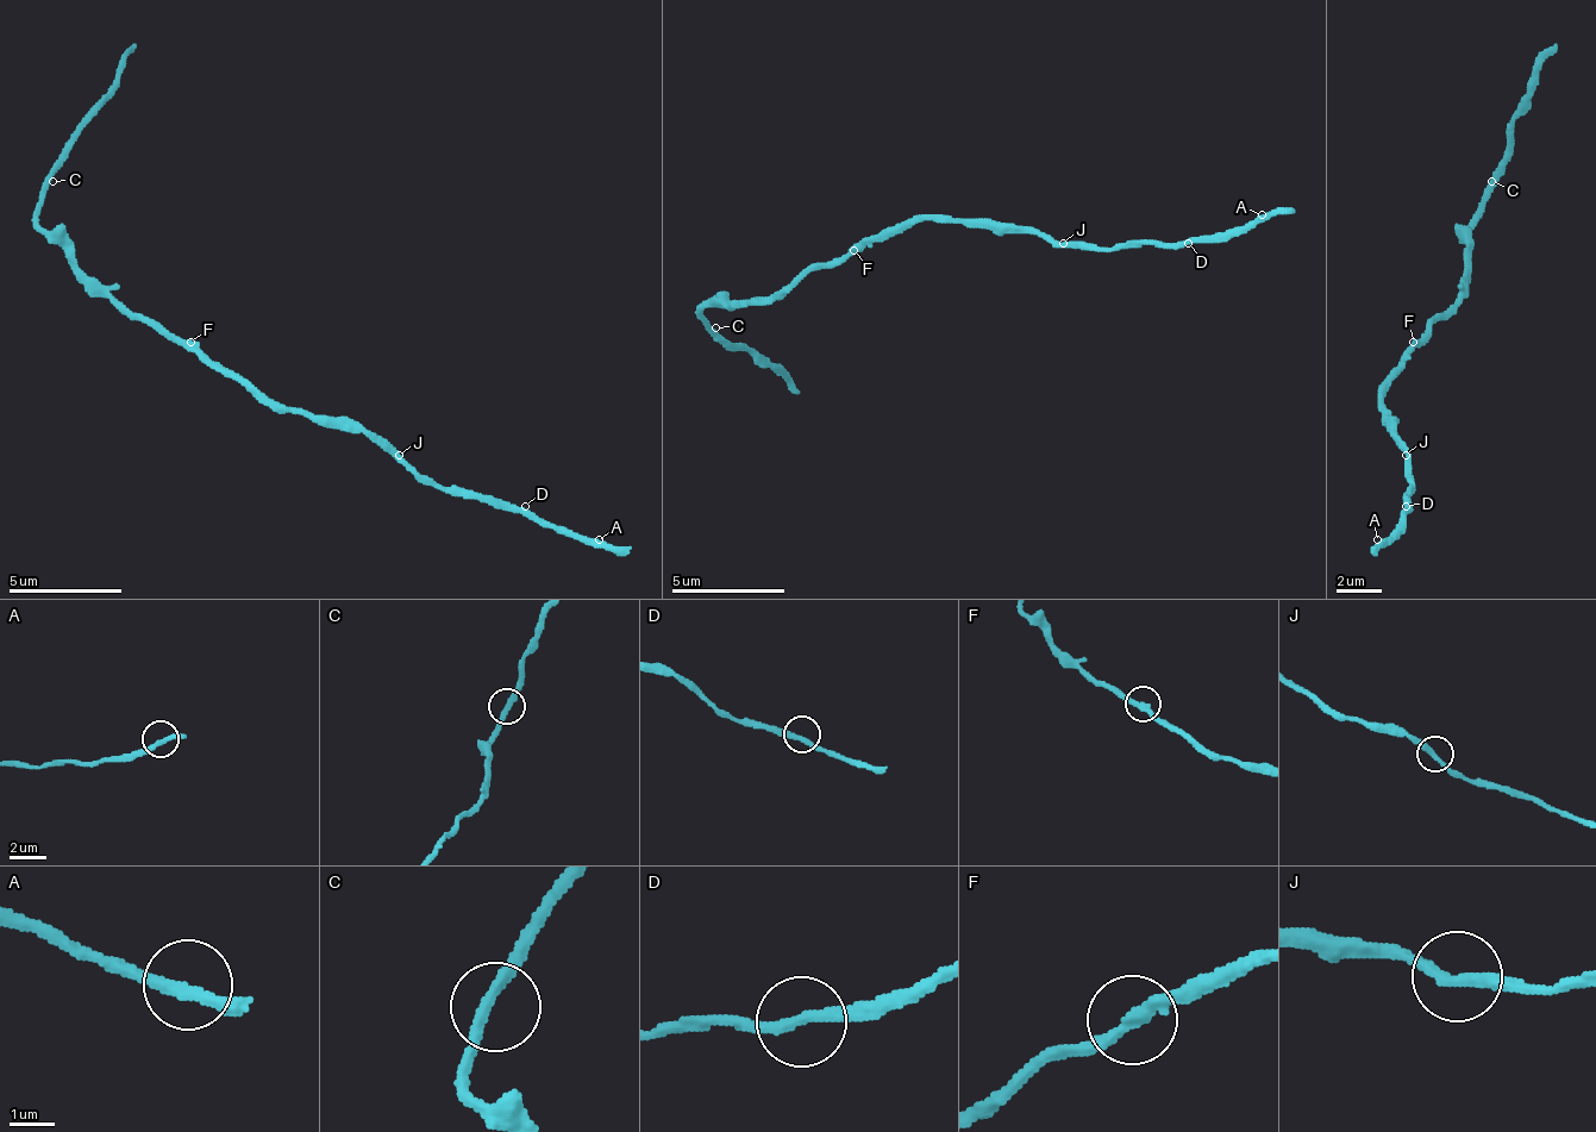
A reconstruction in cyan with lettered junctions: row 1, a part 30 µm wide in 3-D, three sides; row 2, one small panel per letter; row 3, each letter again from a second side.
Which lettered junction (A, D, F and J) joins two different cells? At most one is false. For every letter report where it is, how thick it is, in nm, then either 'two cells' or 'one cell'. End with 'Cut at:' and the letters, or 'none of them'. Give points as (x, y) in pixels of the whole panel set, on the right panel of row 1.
A: place (1377, 539); calibre 280 nm; one cell
D: place (1406, 506); calibre 280 nm; one cell
F: place (1413, 342); calibre 280 nm; one cell
J: place (1406, 455); calibre 280 nm; one cell
Cut at: none of them

